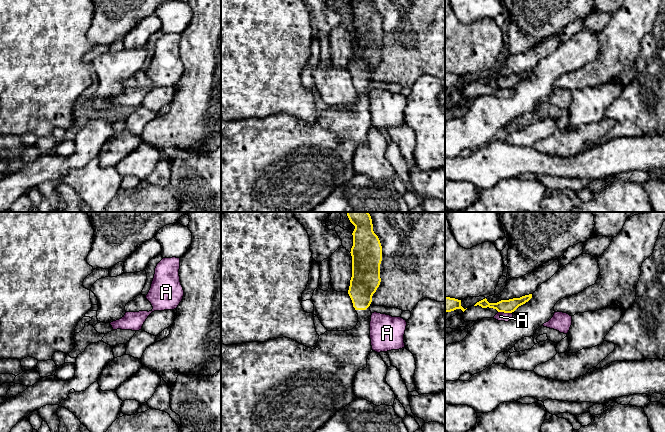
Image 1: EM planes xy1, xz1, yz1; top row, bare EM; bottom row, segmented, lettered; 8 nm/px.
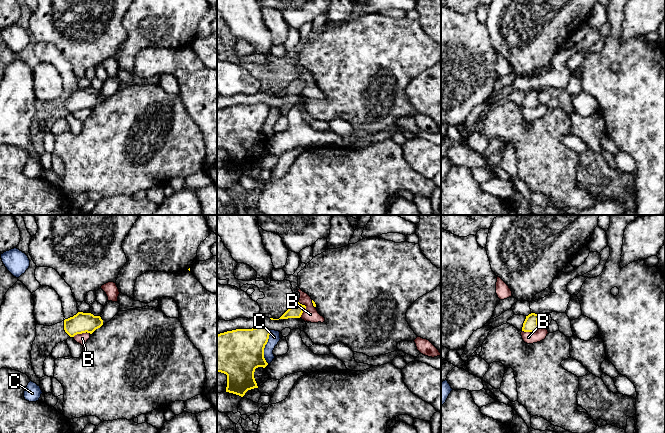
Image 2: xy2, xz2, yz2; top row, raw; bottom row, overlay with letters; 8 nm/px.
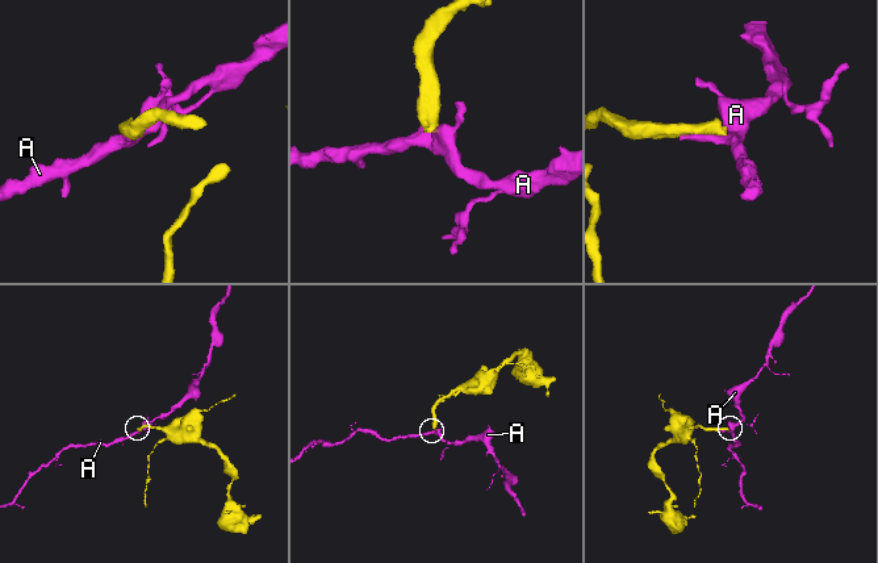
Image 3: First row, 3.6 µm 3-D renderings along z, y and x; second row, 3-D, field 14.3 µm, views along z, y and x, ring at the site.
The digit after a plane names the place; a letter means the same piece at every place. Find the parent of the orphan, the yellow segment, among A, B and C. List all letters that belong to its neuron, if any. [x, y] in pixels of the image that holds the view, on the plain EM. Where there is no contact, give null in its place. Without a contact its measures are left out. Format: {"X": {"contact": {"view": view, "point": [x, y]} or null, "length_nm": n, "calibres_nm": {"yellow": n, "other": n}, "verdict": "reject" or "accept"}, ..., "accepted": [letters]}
{"A": {"contact": {"view": "yz1", "point": [505, 88]}, "length_nm": 110, "calibres_nm": {"yellow": 110, "other": 80}, "verdict": "reject"}, "B": {"contact": {"view": "xz2", "point": [305, 84]}, "length_nm": 140, "calibres_nm": {"yellow": 110, "other": 120}, "verdict": "reject"}, "C": {"contact": {"view": "xz2", "point": [264, 123]}, "length_nm": 280, "calibres_nm": {"yellow": 380, "other": 90}, "verdict": "reject"}, "accepted": []}

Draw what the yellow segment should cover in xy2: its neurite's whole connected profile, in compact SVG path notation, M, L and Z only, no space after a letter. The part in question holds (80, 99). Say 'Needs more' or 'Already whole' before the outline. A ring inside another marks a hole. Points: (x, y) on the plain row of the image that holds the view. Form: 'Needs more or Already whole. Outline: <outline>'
Already whole. Outline: M78 88L73 93L64 96L64 106L70 113L86 108L92 110L102 101L101 93L91 89Z

